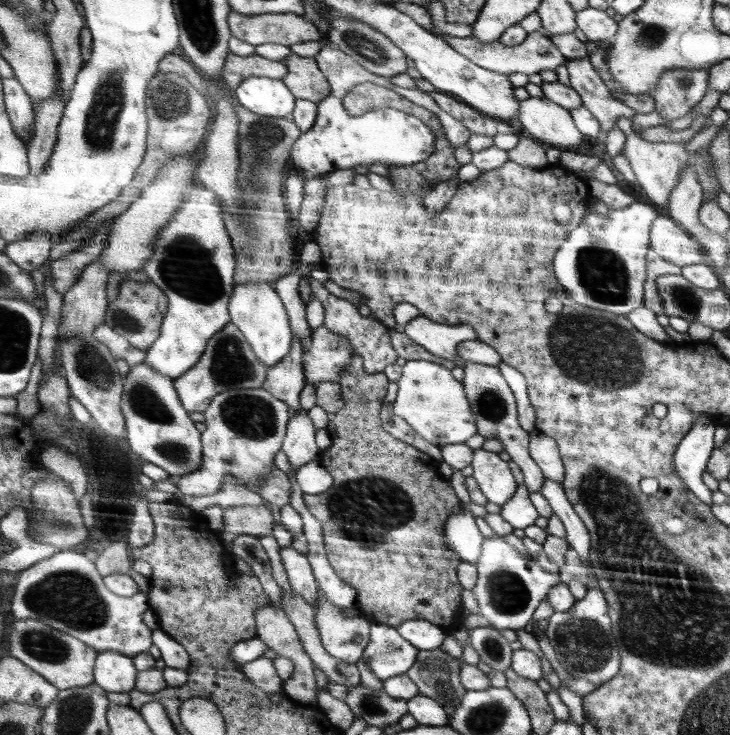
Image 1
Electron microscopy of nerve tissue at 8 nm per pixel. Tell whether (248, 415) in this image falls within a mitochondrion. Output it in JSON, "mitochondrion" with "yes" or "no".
{"mitochondrion":"yes"}

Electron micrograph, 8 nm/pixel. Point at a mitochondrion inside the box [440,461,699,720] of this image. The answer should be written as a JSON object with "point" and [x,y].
{"point":[584,644]}

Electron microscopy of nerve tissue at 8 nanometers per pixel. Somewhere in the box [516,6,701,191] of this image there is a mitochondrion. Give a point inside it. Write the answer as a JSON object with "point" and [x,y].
{"point":[652,35]}

